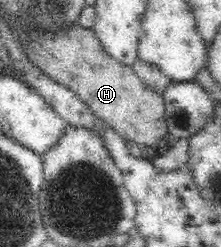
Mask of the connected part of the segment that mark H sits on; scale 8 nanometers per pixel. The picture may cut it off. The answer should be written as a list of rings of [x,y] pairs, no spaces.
[[[79,24],[72,26],[69,32],[60,32],[57,36],[41,36],[41,32],[17,32],[28,57],[35,61],[46,75],[56,82],[69,87],[87,106],[97,119],[105,121],[117,135],[125,140],[134,141],[140,146],[151,146],[169,134],[165,122],[165,101],[161,94],[148,89],[148,87],[135,76],[133,69],[116,61],[108,51],[105,51],[101,41],[92,28],[83,28]]]

